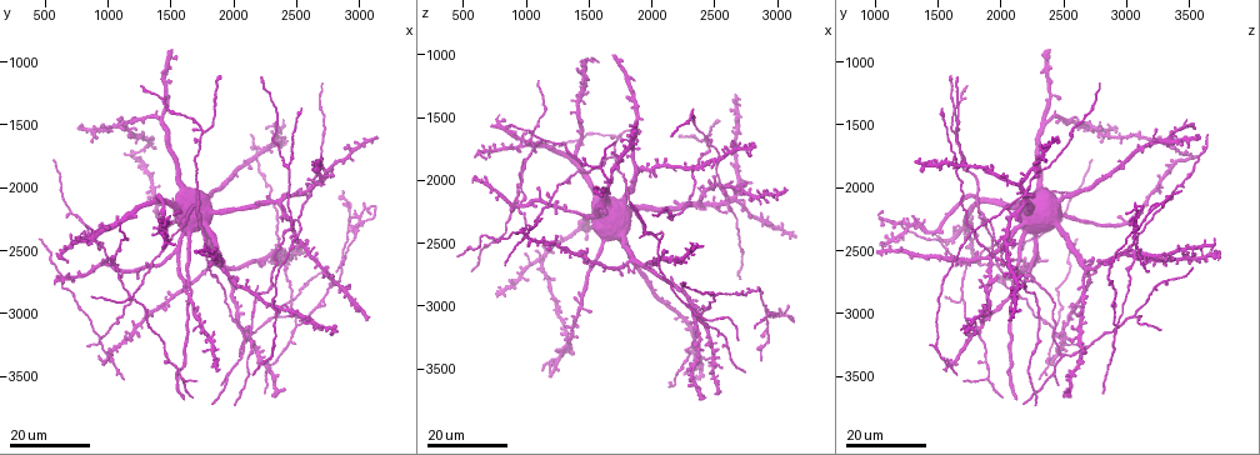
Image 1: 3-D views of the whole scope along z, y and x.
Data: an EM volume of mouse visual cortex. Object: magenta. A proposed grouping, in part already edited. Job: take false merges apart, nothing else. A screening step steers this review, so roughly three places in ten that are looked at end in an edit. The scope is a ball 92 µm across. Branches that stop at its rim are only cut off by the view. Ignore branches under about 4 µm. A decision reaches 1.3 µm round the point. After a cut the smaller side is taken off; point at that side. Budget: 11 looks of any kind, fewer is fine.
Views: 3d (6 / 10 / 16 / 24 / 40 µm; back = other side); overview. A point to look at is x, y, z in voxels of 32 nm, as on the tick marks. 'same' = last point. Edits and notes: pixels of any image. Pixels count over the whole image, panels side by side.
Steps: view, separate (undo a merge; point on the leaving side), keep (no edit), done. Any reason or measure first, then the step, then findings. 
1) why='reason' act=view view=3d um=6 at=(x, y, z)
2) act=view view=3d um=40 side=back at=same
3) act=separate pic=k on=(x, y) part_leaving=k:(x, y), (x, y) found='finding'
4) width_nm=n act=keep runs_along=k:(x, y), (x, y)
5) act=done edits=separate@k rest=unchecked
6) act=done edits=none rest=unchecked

act=view view=3d um=16 at=(2040, 3340, 2500)

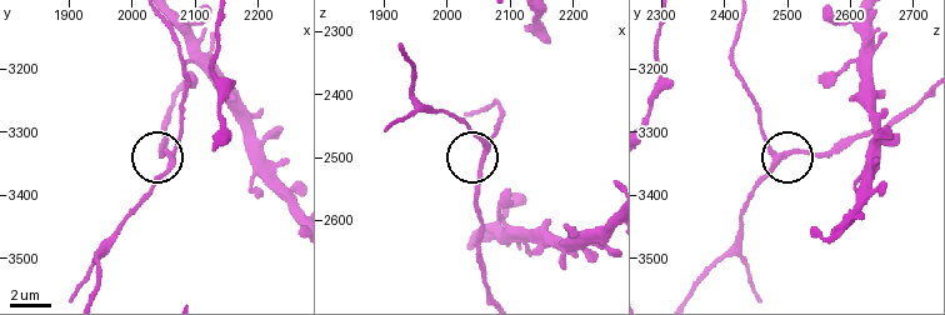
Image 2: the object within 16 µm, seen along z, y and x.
act=view view=3d um=6 at=(2065, 3335, 2495)

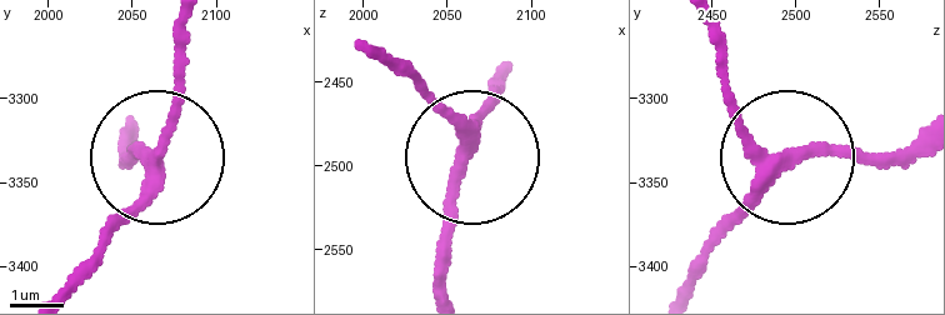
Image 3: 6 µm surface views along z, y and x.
act=keep runs_along=3:(184, 24), (170, 131), (103, 249) found='continuous, no second neuron'

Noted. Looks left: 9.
why='three arms meet' act=view view=3d um=24 at=(2340, 3000, 3080)

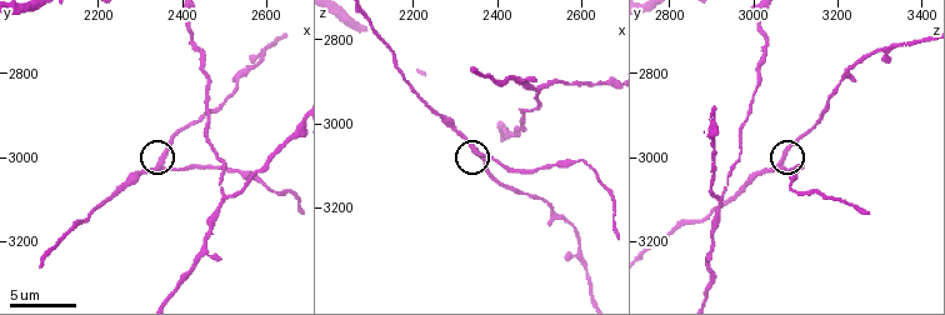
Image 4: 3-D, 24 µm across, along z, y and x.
act=view view=3d um=10 at=(2355, 3015, 3065)

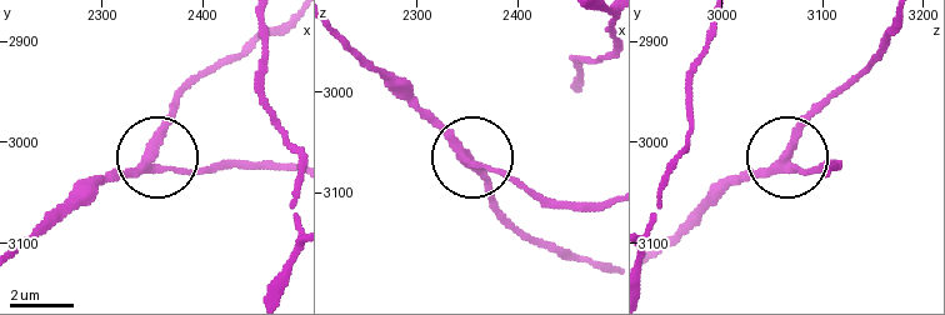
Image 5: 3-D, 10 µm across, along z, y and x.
act=keep runs_along=5:(23, 246), (104, 185), (160, 164), (221, 166) found='one neuron here'

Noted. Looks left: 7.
why='arms part here' act=view view=3d um=10 at=(2490, 3100, 2915)

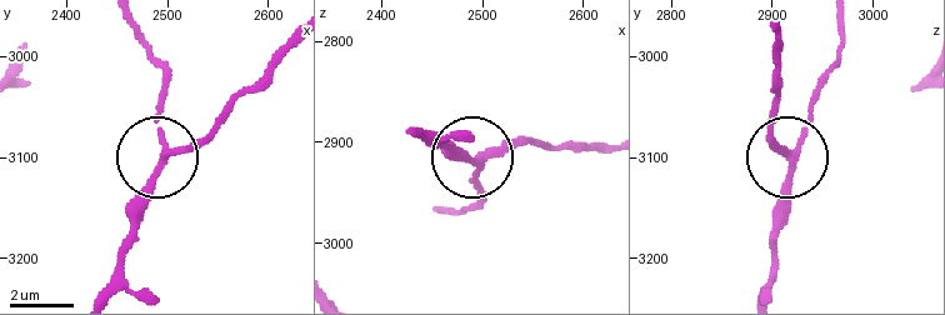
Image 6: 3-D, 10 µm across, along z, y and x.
act=keep runs_along=6:(131, 24), (161, 80), (161, 153), (148, 201), (131, 223) found='continuous, no second neuron'

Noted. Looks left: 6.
why='two arms in line, one across' act=view view=3d um=24 at=(2980, 2300, 3060)

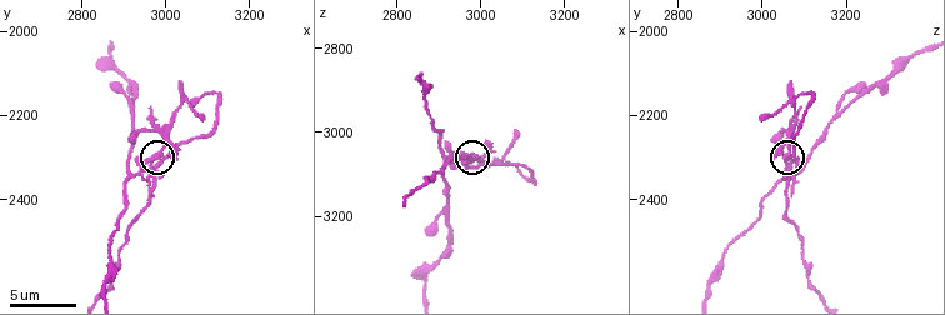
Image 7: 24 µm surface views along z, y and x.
act=view view=3d um=10 at=(2970, 2330, 3075)

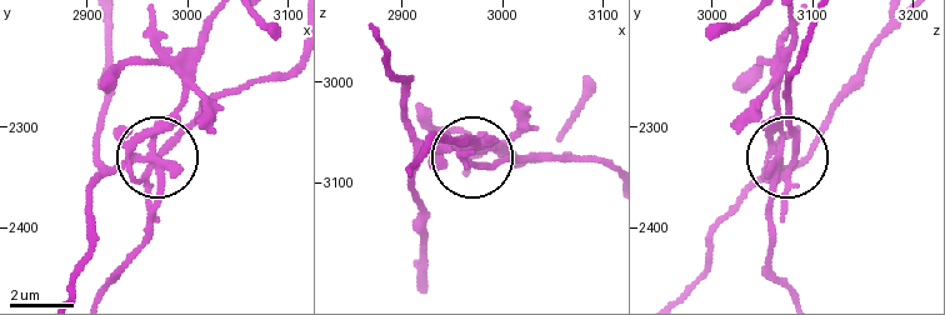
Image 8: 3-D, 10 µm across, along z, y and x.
act=separate pic=8 on=(175, 116) part_leaving=8:(153, 158), (161, 195), (150, 235), (105, 293) found='two neurons meet here'

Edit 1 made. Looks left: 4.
why='thin arm on a thick one' act=view view=3d um=24 at=(2620, 2080, 2180)

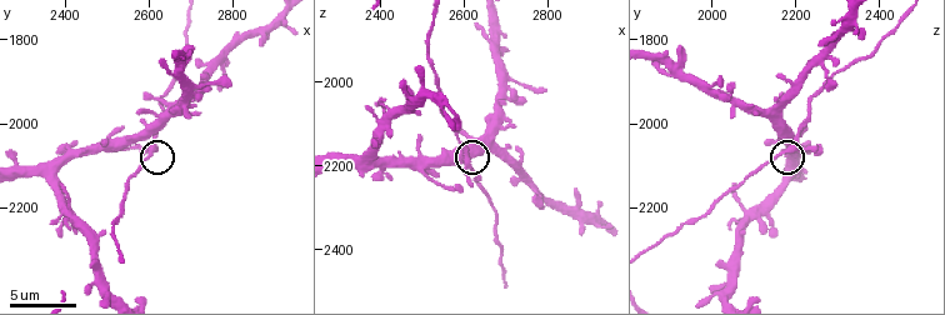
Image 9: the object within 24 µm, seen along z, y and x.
why='closer look' act=view view=3d um=10 at=(2605, 2065, 2185)

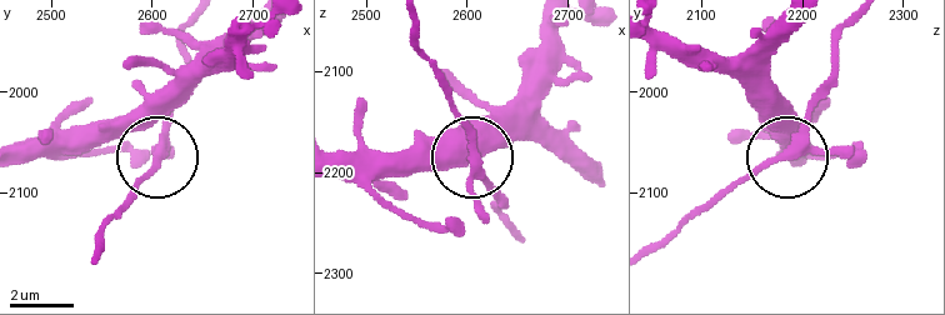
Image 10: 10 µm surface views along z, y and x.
arms=3 act=keep runs_along=10:(336, 164), (473, 164), (463, 115), (435, 78) found='all the same neuron'

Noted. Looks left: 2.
act=done edits=separate@8 rest=unchecked

